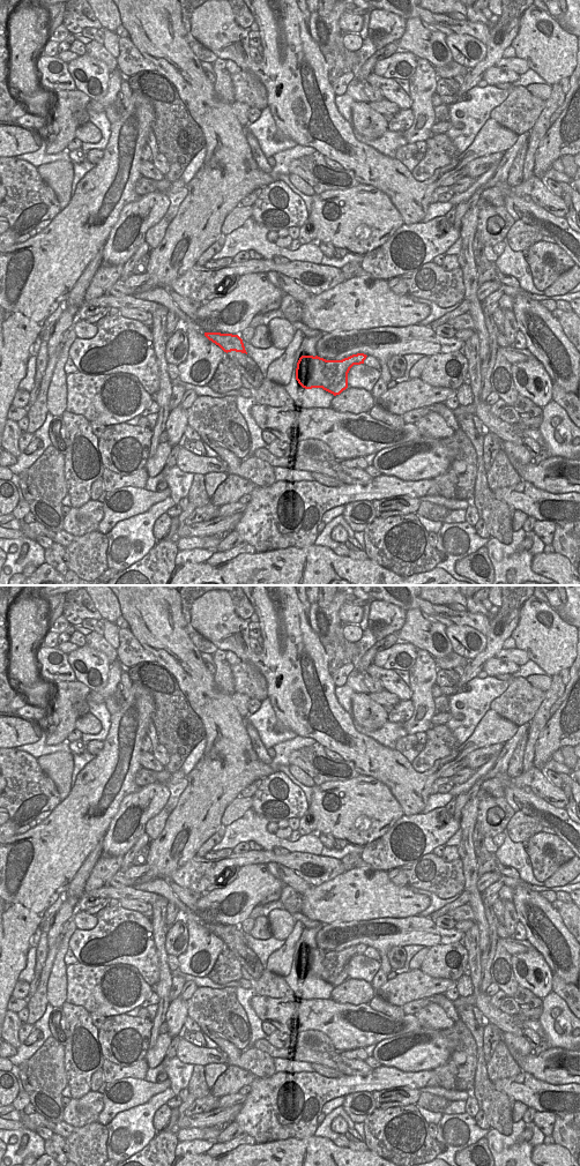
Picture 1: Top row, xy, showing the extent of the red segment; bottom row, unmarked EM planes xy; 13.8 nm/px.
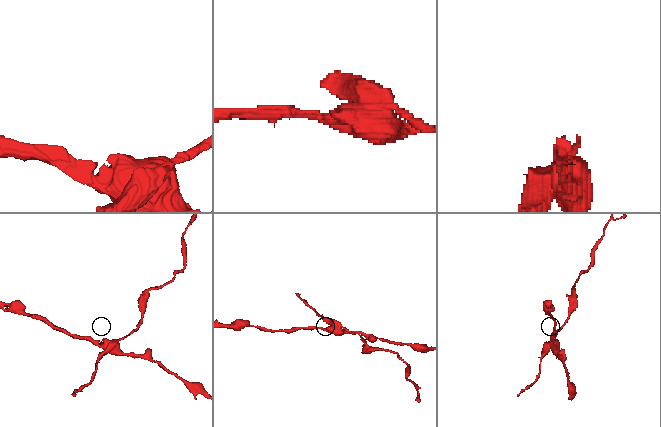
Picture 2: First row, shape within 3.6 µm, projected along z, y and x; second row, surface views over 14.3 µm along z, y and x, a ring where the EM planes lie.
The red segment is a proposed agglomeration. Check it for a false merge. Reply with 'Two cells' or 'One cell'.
Two cells

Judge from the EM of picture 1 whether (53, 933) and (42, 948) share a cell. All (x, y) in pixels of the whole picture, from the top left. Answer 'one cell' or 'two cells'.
two cells

